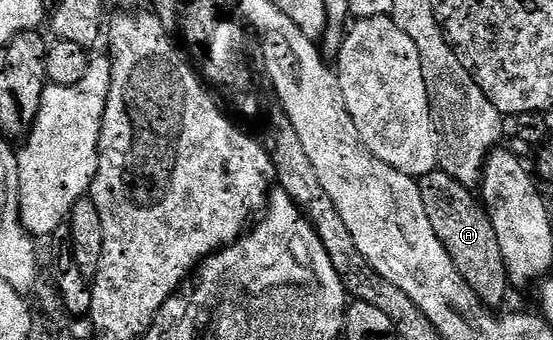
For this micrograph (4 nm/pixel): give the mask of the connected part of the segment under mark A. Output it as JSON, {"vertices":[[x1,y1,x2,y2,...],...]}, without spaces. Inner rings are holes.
{"vertices":[[440,168,420,178,419,185,423,196,423,208,427,208,431,228,435,228,443,248,447,248,463,280,471,284,473,291,481,297,483,305,490,308,503,305,505,297,508,296,509,290,511,291,511,283,503,252,499,252,499,236,495,236,495,228,482,199,470,187,459,184,455,176]]}

